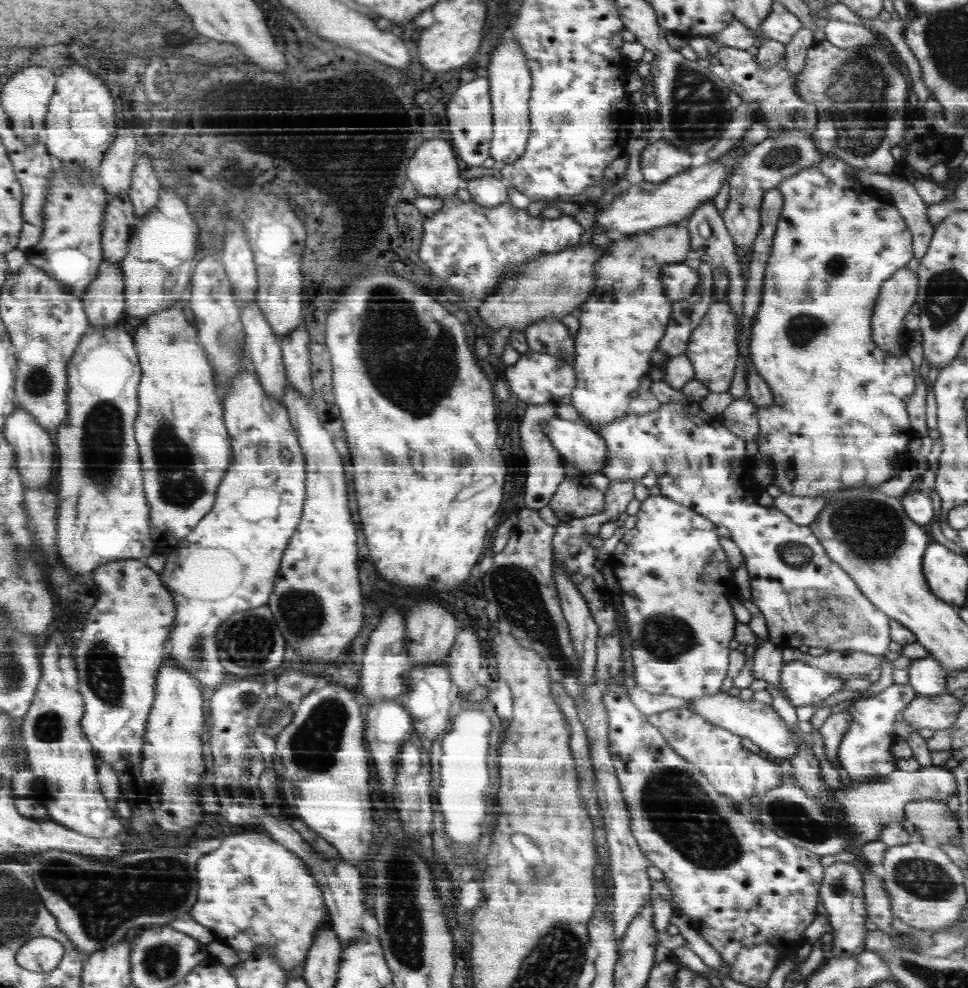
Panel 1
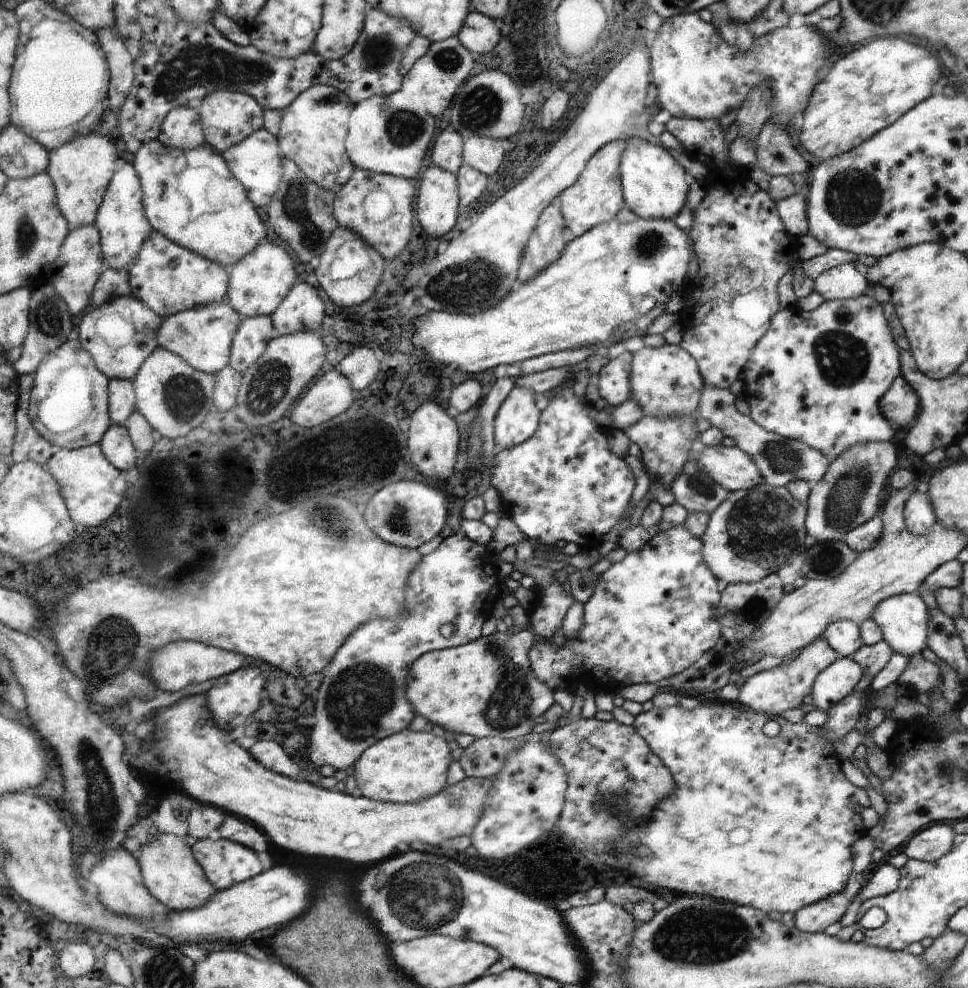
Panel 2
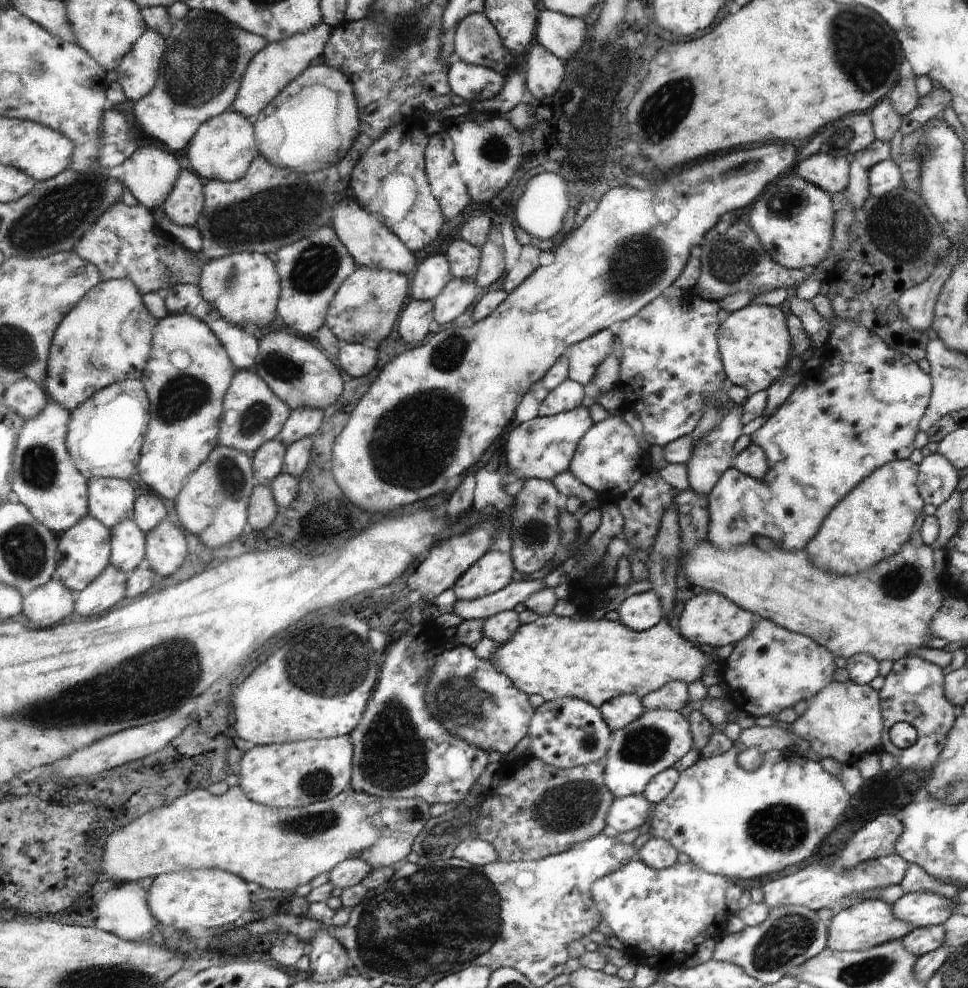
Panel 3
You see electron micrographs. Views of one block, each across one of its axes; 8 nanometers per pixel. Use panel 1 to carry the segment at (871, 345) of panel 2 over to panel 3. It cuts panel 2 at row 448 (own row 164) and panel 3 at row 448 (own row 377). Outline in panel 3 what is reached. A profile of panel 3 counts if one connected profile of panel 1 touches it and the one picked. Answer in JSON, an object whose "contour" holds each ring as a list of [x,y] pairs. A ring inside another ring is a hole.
{"contour":[[[837,318],[833,320],[833,330],[829,334],[829,340],[825,342],[823,346],[823,352],[825,352],[825,358],[821,362],[821,366],[813,372],[813,374],[803,374],[801,376],[801,382],[795,386],[795,390],[785,398],[785,402],[767,418],[767,422],[755,430],[751,434],[751,444],[759,446],[763,456],[765,456],[765,462],[767,462],[767,472],[763,474],[763,478],[753,478],[753,476],[745,476],[741,472],[737,472],[735,468],[729,468],[721,478],[719,482],[715,484],[715,488],[707,494],[707,500],[709,500],[709,506],[707,506],[707,512],[709,512],[709,532],[707,532],[707,540],[711,544],[715,544],[717,548],[721,550],[729,550],[729,548],[737,548],[737,546],[749,546],[753,544],[751,538],[755,534],[761,534],[765,538],[771,538],[775,548],[783,548],[787,552],[795,552],[795,550],[803,550],[819,532],[819,528],[823,526],[823,520],[827,518],[827,514],[833,510],[833,506],[847,494],[851,492],[861,480],[865,480],[873,470],[885,466],[887,462],[893,462],[893,460],[907,460],[907,456],[911,454],[913,450],[913,436],[917,432],[917,422],[921,422],[919,418],[923,418],[923,410],[929,408],[927,404],[927,398],[931,398],[931,390],[933,390],[933,380],[931,376],[927,376],[925,372],[921,372],[917,368],[917,364],[913,362],[911,356],[905,356],[905,354],[899,354],[895,350],[889,350],[879,336],[875,336],[871,330],[867,330],[865,326],[859,326],[859,324],[851,324],[851,322],[839,322]]]}

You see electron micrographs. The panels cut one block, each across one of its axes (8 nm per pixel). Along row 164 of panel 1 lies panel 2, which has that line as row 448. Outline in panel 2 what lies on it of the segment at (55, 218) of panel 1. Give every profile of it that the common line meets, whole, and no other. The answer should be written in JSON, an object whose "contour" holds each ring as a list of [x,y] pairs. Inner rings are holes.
{"contour":[[[67,340],[61,348],[49,352],[35,372],[31,392],[29,418],[35,430],[47,438],[49,444],[61,450],[79,450],[101,444],[113,426],[109,386],[111,378],[97,368],[93,354],[81,340]]]}

